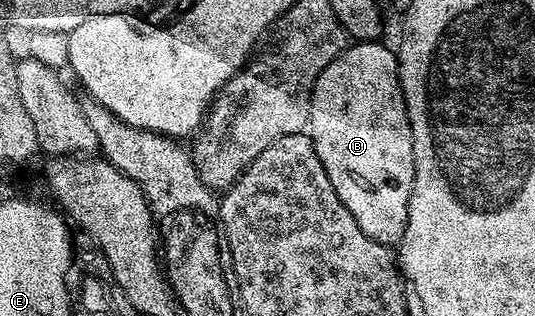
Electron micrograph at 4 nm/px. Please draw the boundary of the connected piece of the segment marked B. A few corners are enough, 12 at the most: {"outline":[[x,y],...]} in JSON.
{"outline":[[384,44],[320,73],[308,134],[376,241],[408,225],[414,154]]}

